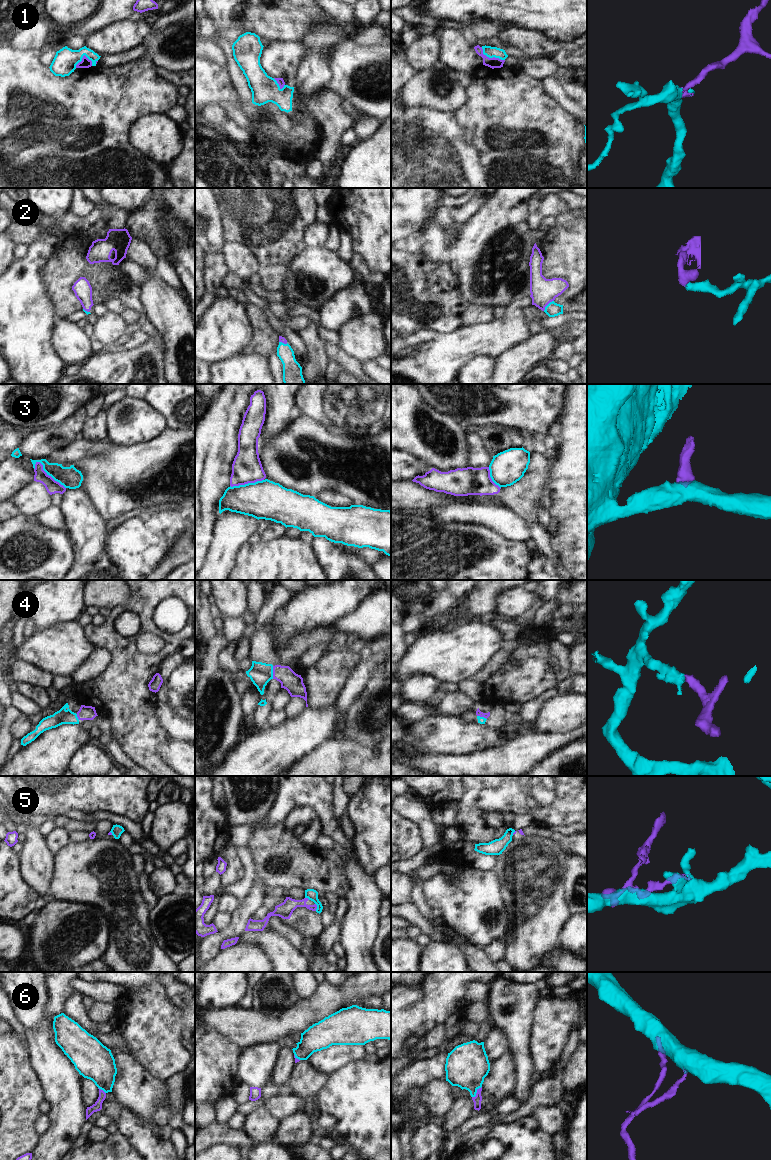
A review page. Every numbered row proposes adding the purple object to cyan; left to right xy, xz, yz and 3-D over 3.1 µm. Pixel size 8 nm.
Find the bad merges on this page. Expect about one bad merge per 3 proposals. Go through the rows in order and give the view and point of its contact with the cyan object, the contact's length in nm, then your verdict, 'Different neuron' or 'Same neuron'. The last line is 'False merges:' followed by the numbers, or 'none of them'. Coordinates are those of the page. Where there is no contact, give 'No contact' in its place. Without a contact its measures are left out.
1: Touches cyan at yz (491, 57). Shared border 220 nm. Same neuron
2: Touches cyan at yz (547, 305). Shared border 120 nm. Same neuron
3: Touches cyan at xy (49, 475). Shared border 320 nm. Different neuron
4: Touches cyan at xz (272, 672). Shared border 100 nm. Same neuron
5: Touches cyan at xz (317, 907). Shared border 60 nm. Different neuron
6: Touches cyan at yz (476, 1092). Shared border 120 nm. Same neuron
False merges: 3, 5

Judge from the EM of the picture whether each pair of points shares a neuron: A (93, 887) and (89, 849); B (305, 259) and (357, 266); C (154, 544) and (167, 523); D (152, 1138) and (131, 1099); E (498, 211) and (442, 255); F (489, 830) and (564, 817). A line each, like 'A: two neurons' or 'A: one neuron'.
A: one neuron
B: two neurons
C: one neuron
D: two neurons
E: two neurons
F: two neurons

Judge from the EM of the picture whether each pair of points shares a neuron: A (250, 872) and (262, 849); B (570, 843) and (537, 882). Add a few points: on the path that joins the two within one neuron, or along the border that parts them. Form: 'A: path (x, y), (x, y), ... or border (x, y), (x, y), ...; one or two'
A: border (243, 844), (251, 855), (256, 876); two
B: border (551, 838), (566, 855); two

